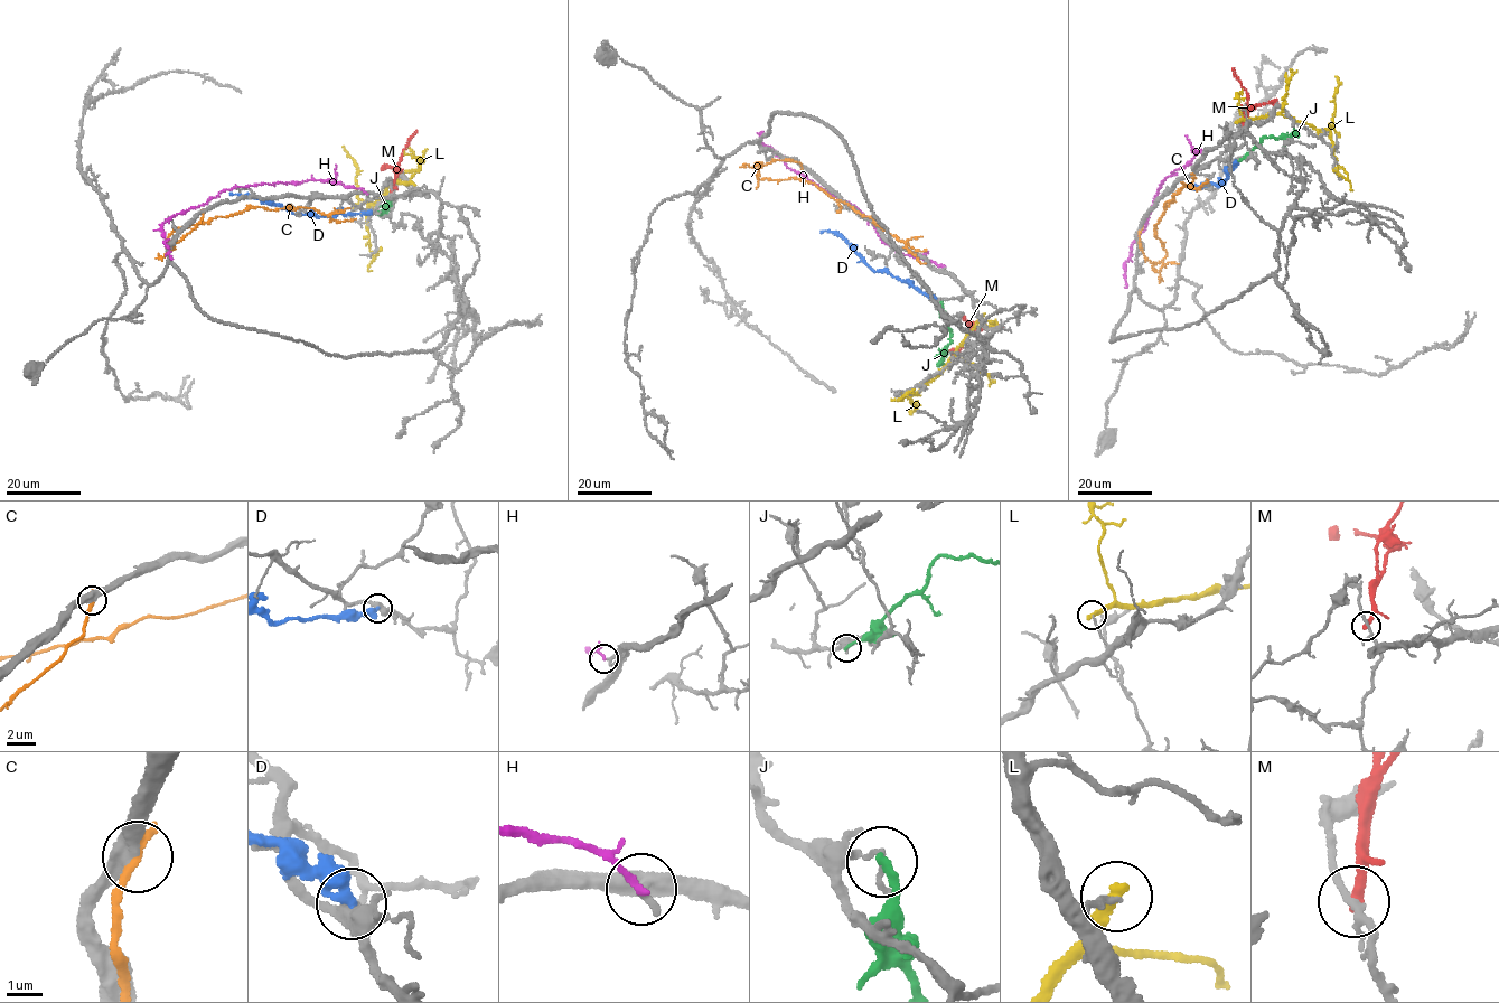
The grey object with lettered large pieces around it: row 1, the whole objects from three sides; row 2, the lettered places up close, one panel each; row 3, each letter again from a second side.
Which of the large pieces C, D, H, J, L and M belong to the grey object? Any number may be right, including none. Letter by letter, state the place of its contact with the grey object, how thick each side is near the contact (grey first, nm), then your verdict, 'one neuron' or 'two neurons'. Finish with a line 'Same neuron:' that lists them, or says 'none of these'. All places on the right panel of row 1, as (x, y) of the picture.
C: meets grey at (1141, 228); 480 nm thick on the grey side, 280 nm on the other; two neurons
D: meets grey at (1238, 159); 360 nm thick on the grey side, 360 nm on the other; two neurons
H: meets grey at (1201, 152); 220 nm thick on the grey side, 190 nm on the other; two neurons
J: meets grey at (1239, 160); 160 nm thick on the grey side, 220 nm on the other; two neurons
L: meets grey at (1236, 122); 120 nm thick on the grey side, 360 nm on the other; two neurons
M: meets grey at (1242, 132); 170 nm thick on the grey side, 320 nm on the other; two neurons
Same neuron: none of these

